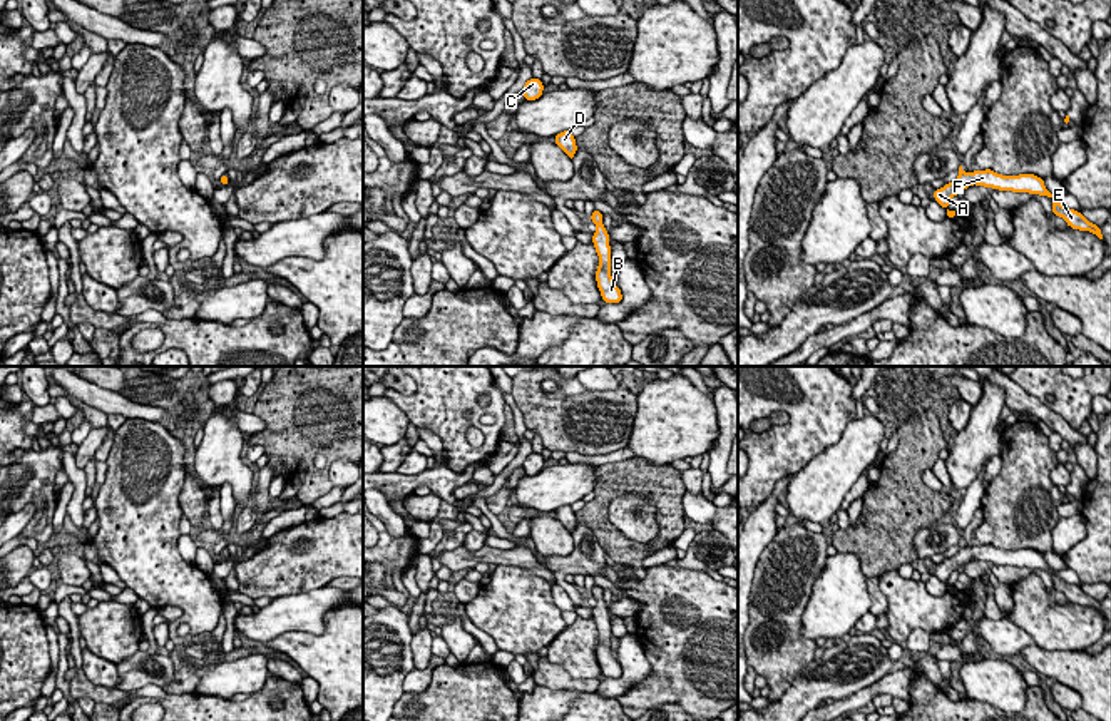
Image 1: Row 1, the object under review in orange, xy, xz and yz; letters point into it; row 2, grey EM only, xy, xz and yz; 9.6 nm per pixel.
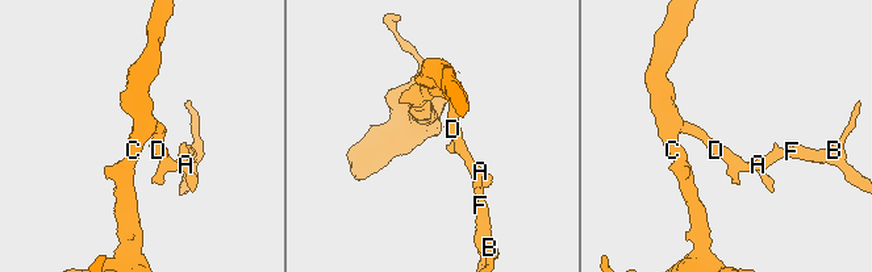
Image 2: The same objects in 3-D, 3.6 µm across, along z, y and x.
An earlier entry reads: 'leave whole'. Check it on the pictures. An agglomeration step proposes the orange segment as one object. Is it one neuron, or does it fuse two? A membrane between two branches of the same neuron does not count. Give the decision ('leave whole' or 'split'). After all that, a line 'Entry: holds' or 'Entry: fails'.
leave whole
Entry: holds

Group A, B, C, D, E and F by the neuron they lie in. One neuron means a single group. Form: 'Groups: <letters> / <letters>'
Groups: A B C D E F

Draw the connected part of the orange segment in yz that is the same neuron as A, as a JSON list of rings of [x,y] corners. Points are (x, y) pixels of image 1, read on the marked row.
[[[960,166],[959,177],[940,189],[935,189],[934,199],[947,211],[949,217],[954,217],[955,211],[947,209],[949,201],[972,184],[992,187],[999,191],[1047,196],[1052,199],[1051,212],[1062,217],[1069,228],[1094,233],[1099,239],[1103,239],[1101,228],[1089,222],[1079,211],[1069,209],[1062,206],[1061,202],[1057,202],[1054,196],[1046,189],[1044,179],[1034,174],[1002,176],[1002,174],[996,174],[992,169],[974,171],[970,174],[970,172],[965,172]]]

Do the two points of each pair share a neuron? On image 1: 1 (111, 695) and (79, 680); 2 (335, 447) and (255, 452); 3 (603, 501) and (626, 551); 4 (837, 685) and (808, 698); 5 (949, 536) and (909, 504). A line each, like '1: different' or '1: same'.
1: same
2: different
3: same
4: same
5: different

